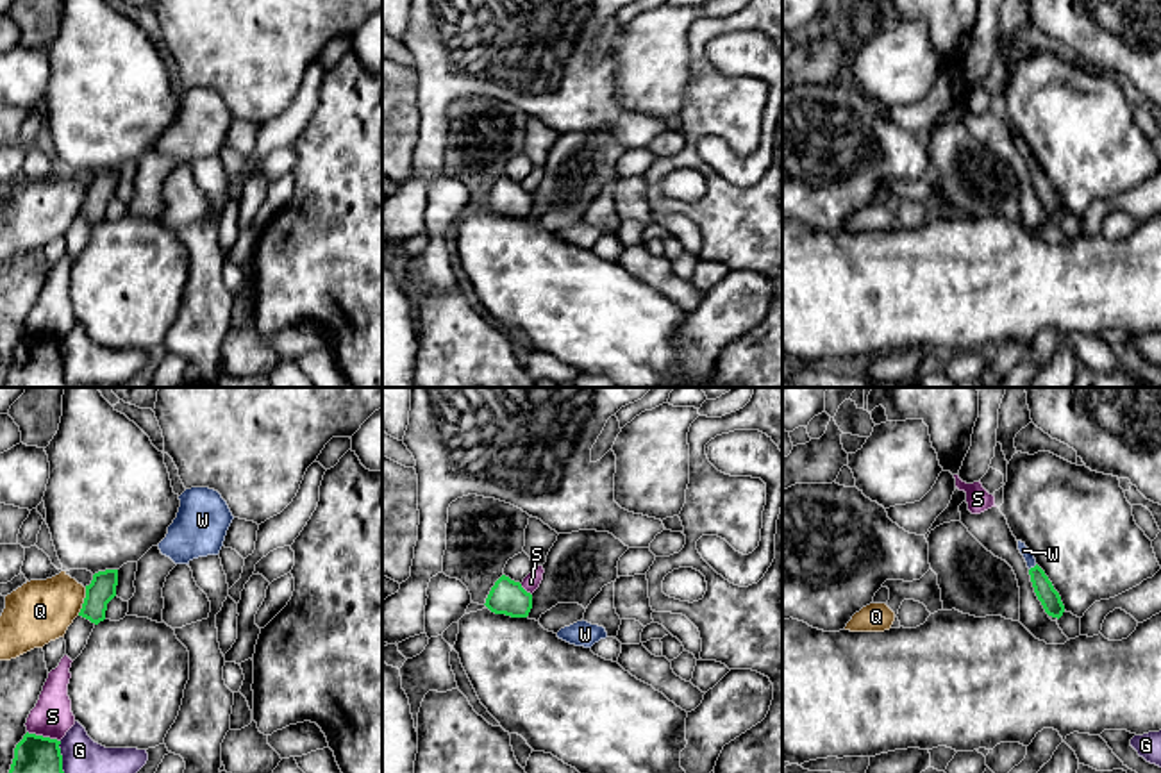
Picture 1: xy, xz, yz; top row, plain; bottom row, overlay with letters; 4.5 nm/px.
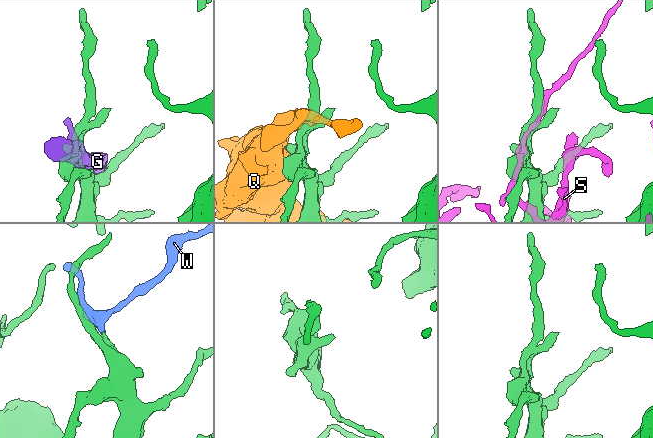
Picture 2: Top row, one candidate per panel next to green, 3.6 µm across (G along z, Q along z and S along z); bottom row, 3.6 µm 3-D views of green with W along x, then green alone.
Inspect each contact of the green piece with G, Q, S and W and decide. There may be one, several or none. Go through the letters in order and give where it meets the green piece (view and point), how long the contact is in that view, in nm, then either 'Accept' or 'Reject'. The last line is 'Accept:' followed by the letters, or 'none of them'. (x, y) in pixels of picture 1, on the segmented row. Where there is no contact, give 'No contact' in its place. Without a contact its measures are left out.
G: Touches green at xy (61, 757). Shared border 150 nm. Reject
Q: Touches green at xy (84, 602). Shared border 130 nm. Reject
S: Touches green at xy (41, 736). Shared border 160 nm. Reject
W: Touches green at yz (1035, 566). Shared border 50 nm. Accept
Accept: W

